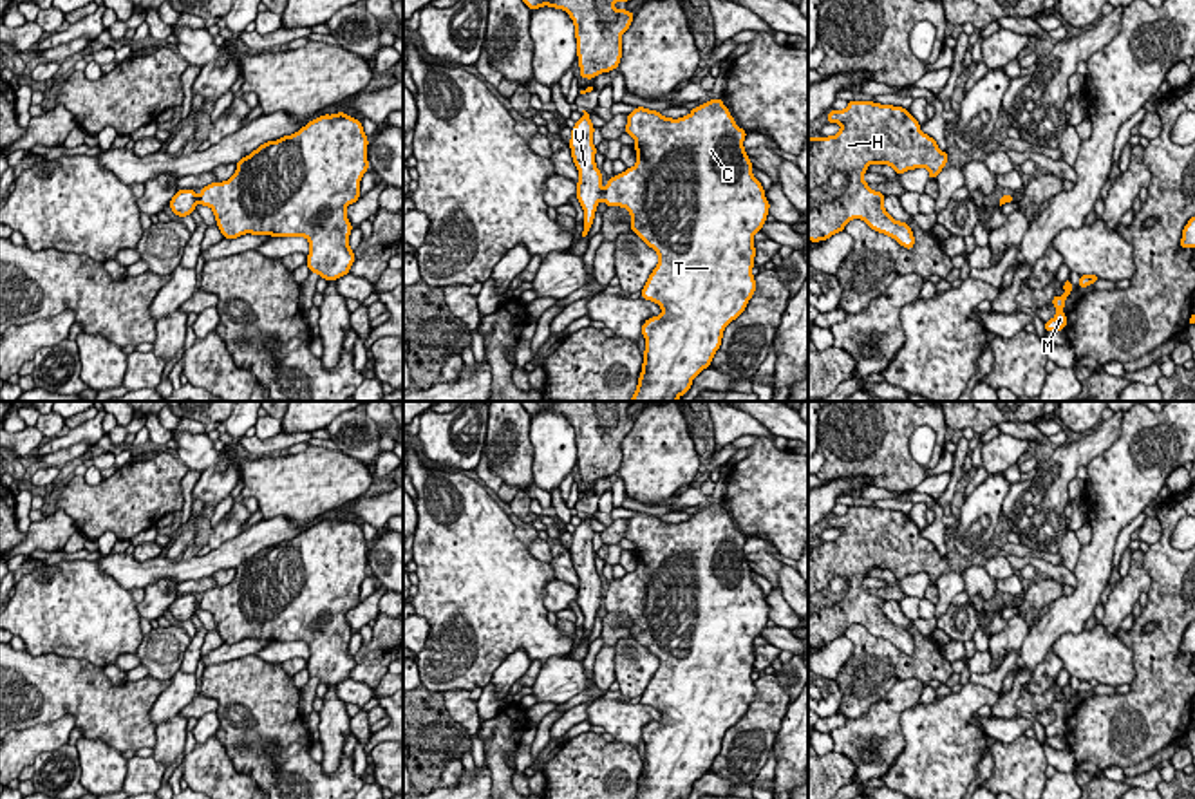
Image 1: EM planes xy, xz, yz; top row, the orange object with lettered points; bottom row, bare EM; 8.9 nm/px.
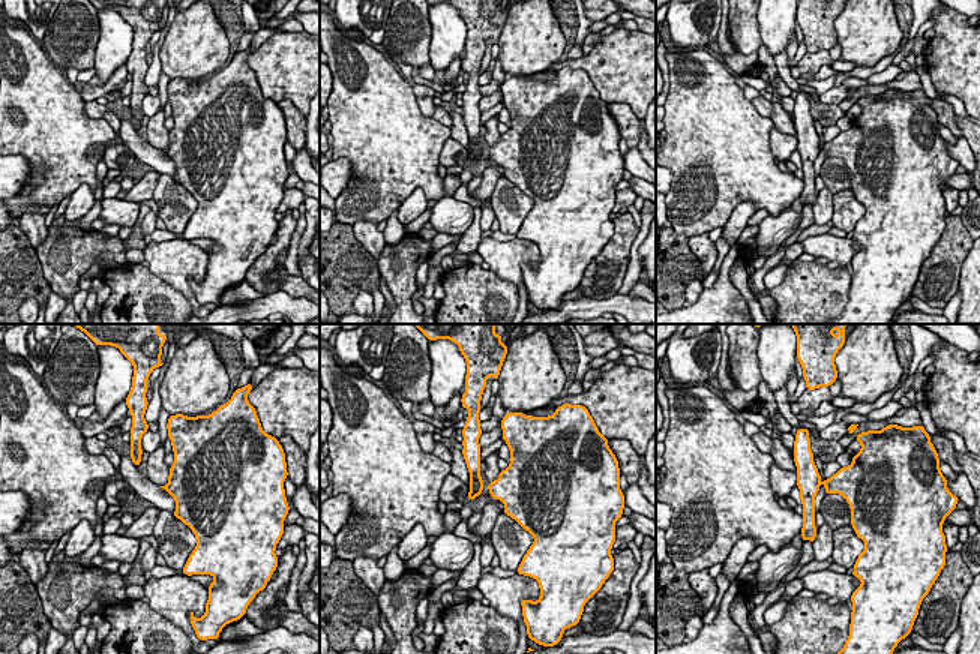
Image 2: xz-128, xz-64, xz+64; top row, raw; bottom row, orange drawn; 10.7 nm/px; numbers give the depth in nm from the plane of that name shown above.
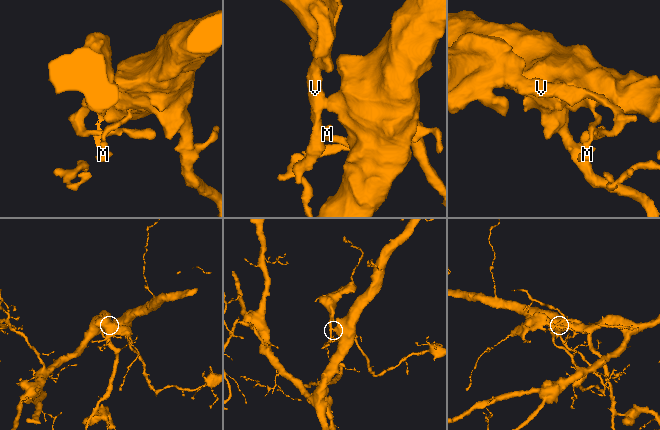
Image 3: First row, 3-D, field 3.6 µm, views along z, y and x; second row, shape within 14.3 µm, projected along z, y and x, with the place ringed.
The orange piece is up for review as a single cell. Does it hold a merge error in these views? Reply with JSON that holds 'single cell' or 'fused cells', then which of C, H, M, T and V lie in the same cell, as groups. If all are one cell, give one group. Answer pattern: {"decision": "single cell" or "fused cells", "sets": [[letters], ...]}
{"decision": "fused cells", "sets": [["C", "M", "T"], ["H", "V"]]}

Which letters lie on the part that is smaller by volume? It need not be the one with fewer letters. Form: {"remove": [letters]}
{"remove": ["H", "V"]}

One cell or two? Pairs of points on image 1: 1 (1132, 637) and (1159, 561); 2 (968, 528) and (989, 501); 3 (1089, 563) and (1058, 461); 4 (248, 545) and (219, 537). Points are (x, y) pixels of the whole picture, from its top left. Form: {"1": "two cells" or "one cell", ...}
{"1": "one cell", "2": "one cell", "3": "two cells", "4": "two cells"}

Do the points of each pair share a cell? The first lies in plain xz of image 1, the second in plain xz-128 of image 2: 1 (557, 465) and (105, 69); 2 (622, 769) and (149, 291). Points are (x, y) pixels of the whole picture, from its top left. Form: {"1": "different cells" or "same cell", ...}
{"1": "same cell", "2": "same cell"}

